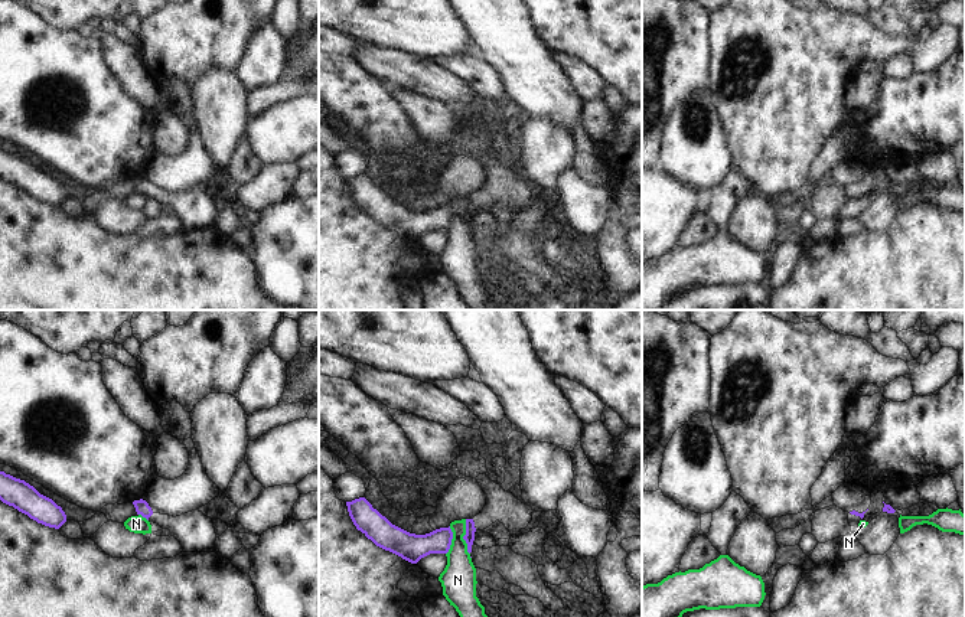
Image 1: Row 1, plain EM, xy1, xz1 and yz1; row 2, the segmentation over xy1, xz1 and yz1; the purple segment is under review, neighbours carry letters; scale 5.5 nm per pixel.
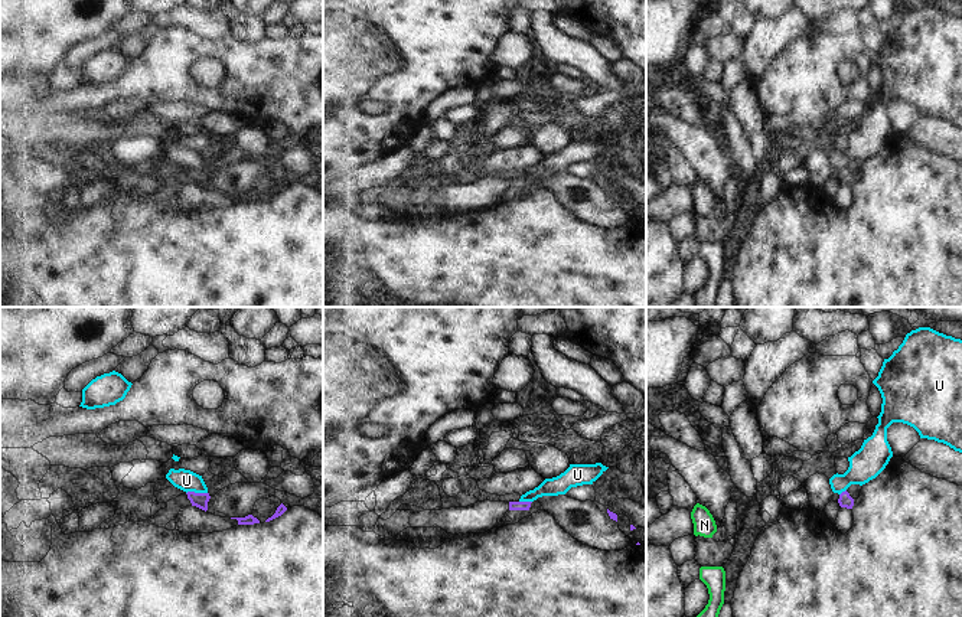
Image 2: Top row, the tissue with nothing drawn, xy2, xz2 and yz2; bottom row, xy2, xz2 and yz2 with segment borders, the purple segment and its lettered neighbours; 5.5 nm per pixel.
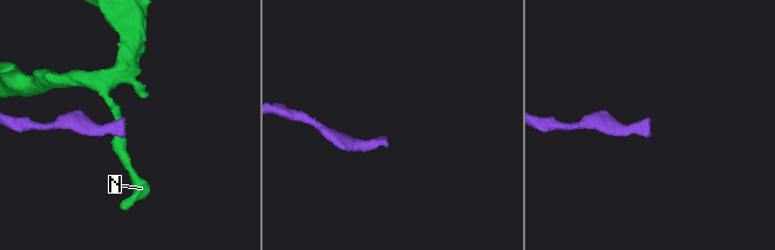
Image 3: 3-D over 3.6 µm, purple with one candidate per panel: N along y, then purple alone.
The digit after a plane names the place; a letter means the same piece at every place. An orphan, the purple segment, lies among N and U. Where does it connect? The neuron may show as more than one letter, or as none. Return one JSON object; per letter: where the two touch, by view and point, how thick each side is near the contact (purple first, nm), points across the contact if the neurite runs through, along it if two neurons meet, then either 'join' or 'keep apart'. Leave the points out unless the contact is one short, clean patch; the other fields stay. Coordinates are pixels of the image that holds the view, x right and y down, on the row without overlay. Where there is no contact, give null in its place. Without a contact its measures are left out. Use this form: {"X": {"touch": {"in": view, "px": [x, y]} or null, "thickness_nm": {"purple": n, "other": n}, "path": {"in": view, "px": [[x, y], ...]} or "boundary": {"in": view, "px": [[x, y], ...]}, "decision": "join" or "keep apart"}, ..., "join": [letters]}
{"N": {"touch": {"in": "xz1", "px": [463, 214]}, "thickness_nm": {"purple": 60, "other": 190}, "boundary": {"in": "xz1", "px": [[465, 196], [463, 216], [469, 231]]}, "decision": "keep apart"}, "U": {"touch": {"in": "xy2", "px": [196, 170]}, "thickness_nm": {"purple": 80, "other": 120}, "boundary": {"in": "xy2", "px": [[206, 169], [186, 170]]}, "decision": "keep apart"}, "join": []}

